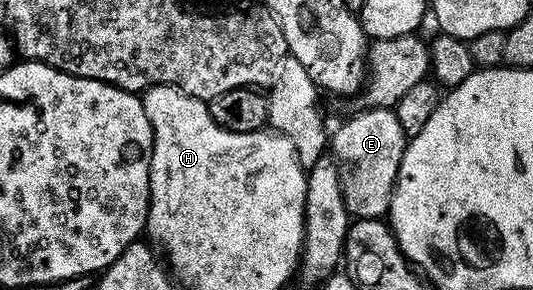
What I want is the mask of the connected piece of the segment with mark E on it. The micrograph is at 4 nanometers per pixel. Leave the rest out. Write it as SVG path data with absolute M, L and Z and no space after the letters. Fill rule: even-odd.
M367 107L347 119L335 135L330 136L329 151L339 164L341 193L348 216L355 219L377 219L388 214L391 194L395 192L397 173L408 136L401 129L394 110L386 107Z

